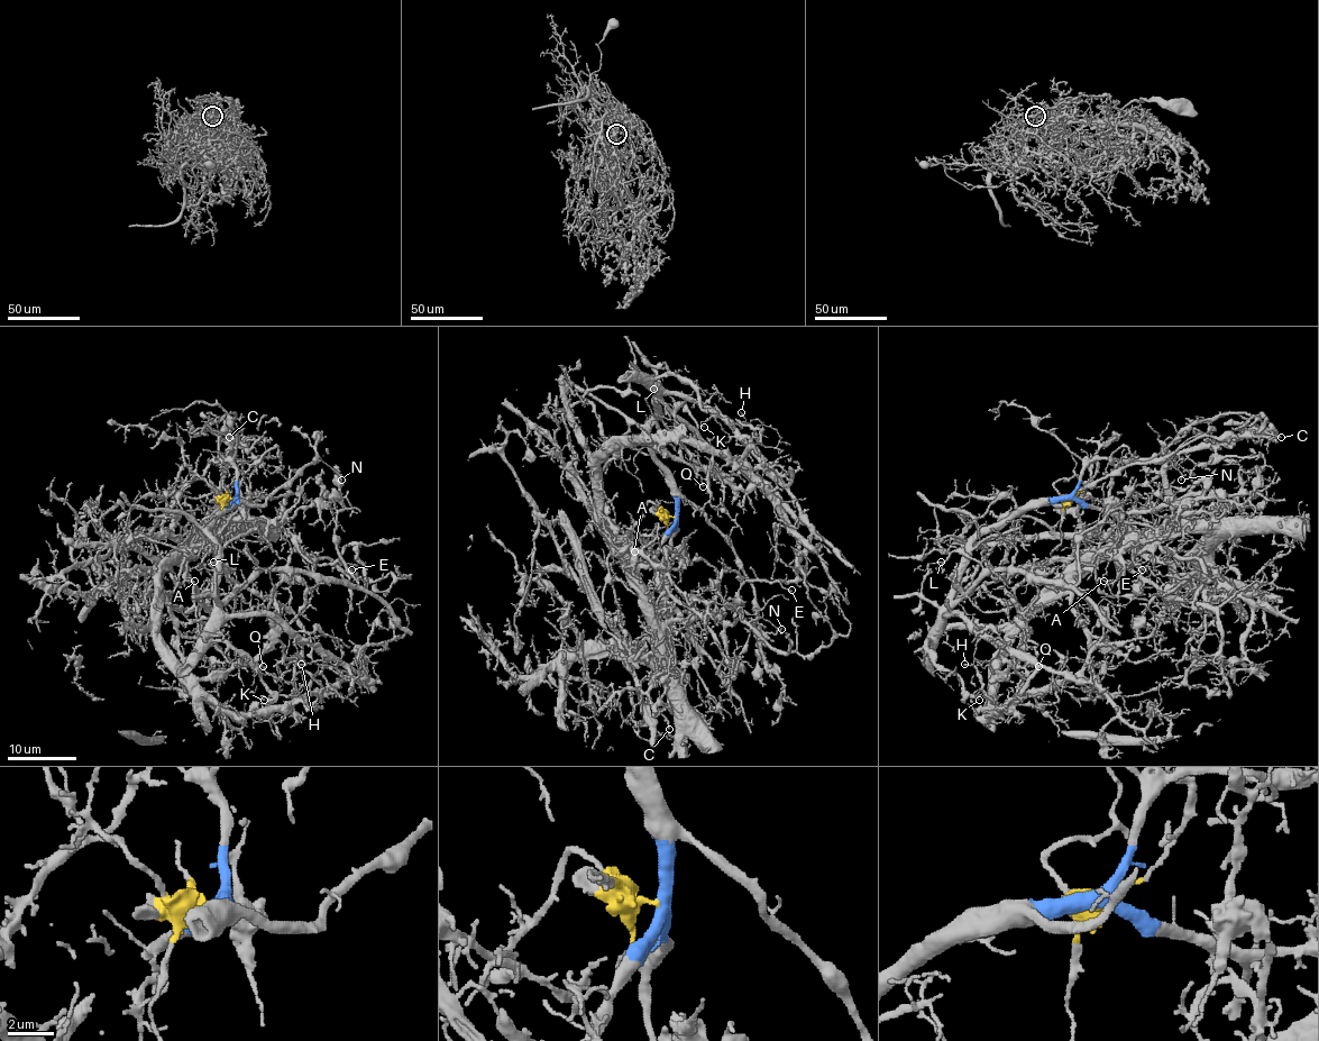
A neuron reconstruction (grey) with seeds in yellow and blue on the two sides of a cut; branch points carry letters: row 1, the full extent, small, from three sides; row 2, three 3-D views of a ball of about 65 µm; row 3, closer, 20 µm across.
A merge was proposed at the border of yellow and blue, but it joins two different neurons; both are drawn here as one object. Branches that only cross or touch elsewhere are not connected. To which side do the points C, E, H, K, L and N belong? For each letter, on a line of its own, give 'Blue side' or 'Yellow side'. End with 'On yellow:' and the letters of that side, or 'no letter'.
C: Yellow side
E: Yellow side
H: Blue side
K: Blue side
L: Blue side
N: Blue side
On yellow: C, E

